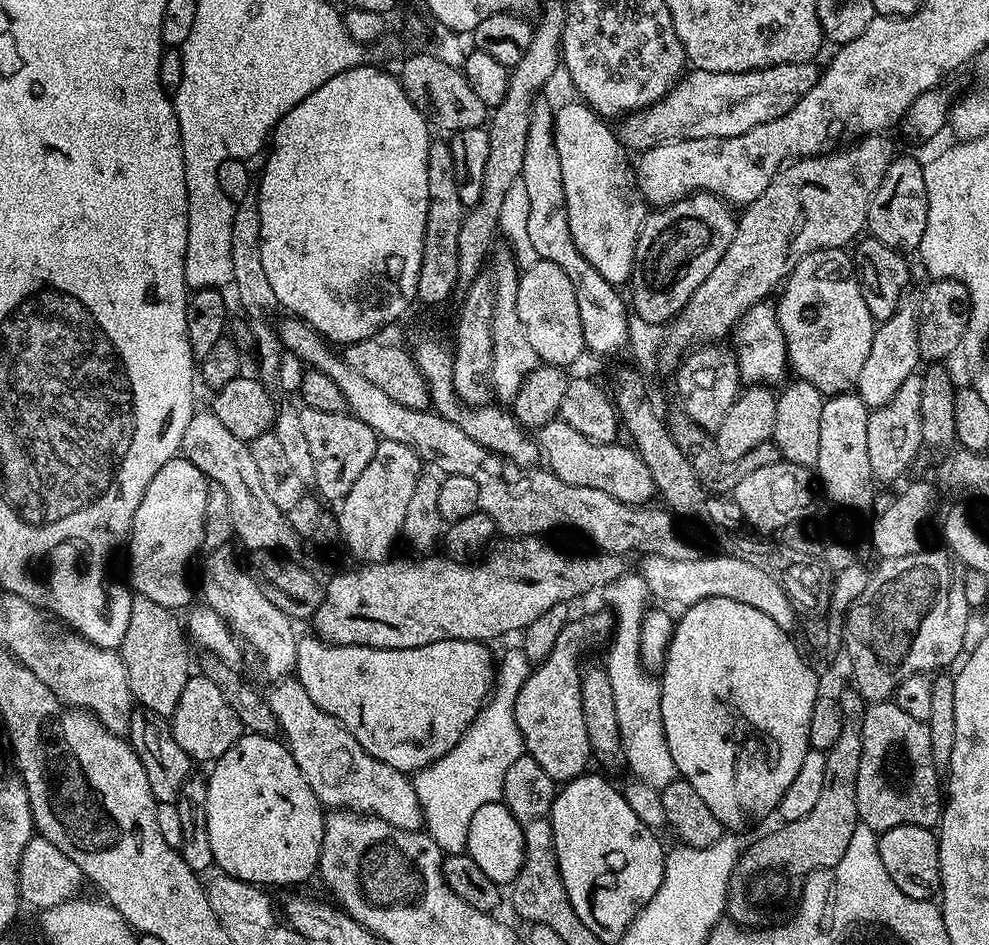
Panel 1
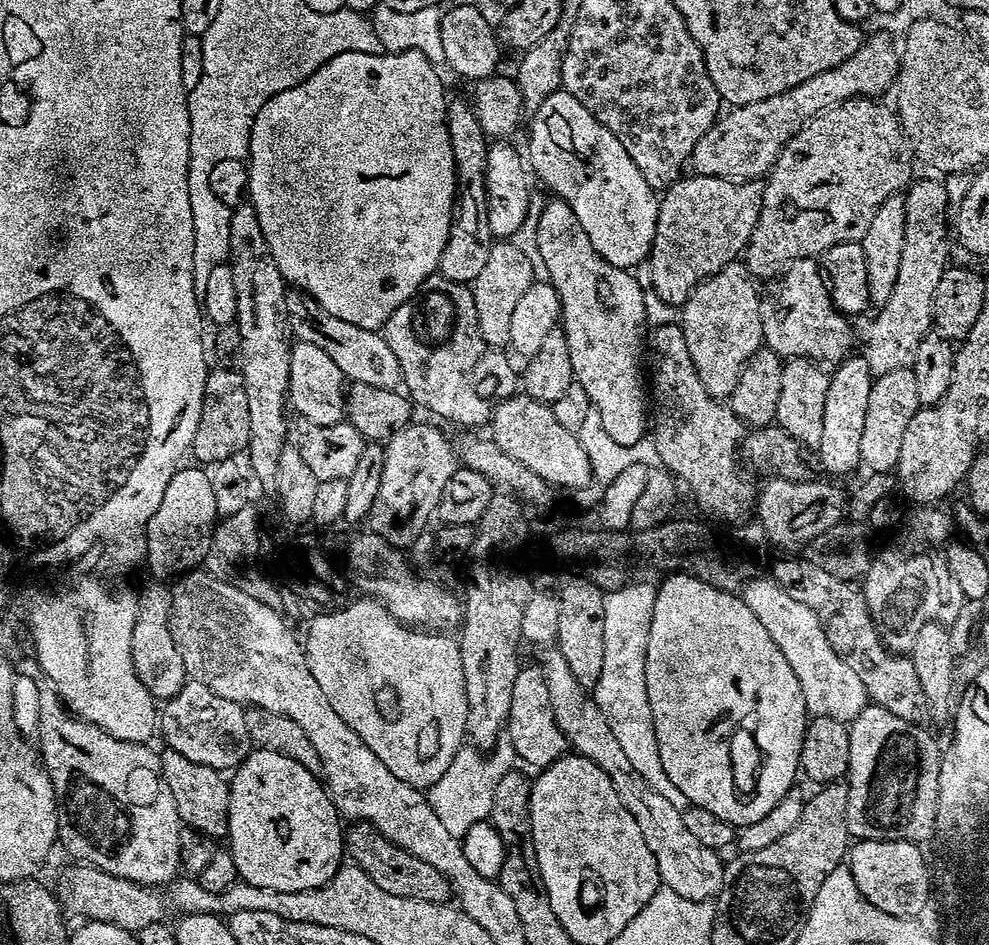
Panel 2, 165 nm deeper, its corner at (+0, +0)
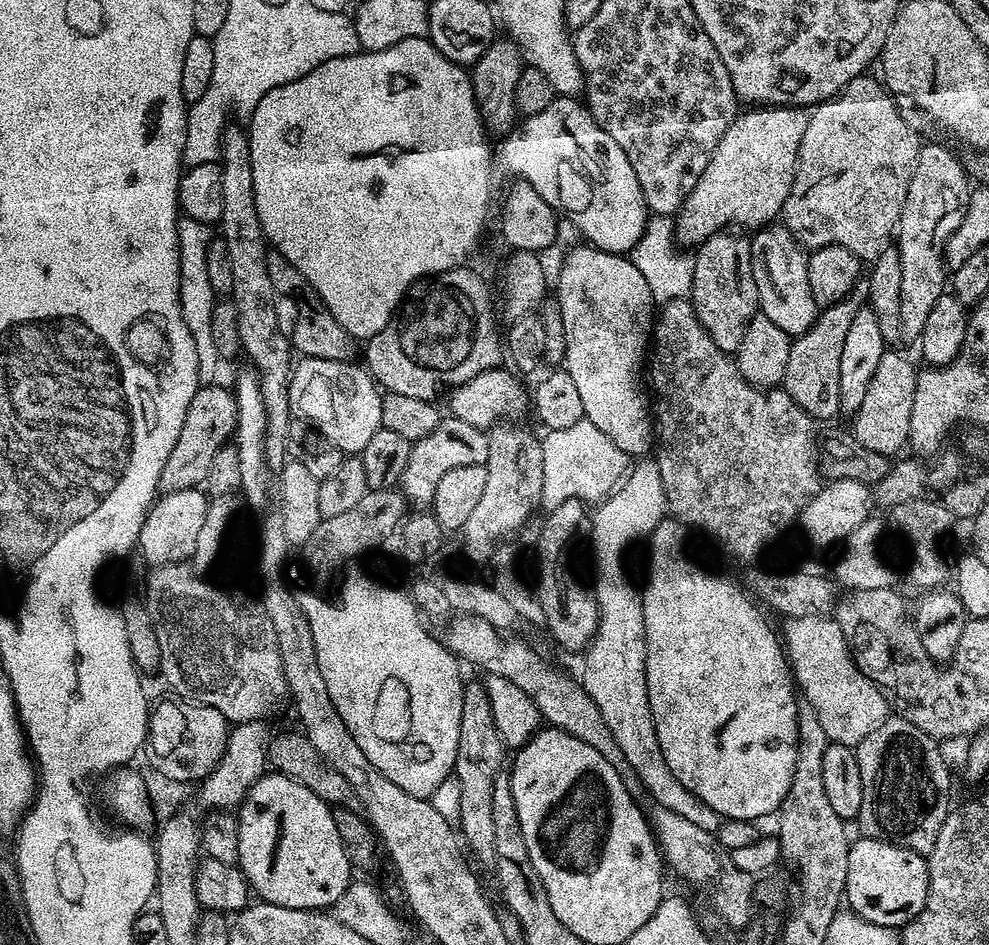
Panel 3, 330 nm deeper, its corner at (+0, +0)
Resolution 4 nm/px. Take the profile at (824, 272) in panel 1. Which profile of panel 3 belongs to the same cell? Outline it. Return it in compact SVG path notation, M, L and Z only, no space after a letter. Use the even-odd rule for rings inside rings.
M765 226L751 237L754 282L760 295L759 311L790 338L810 330L816 321L818 306L810 294L808 256L783 226Z

